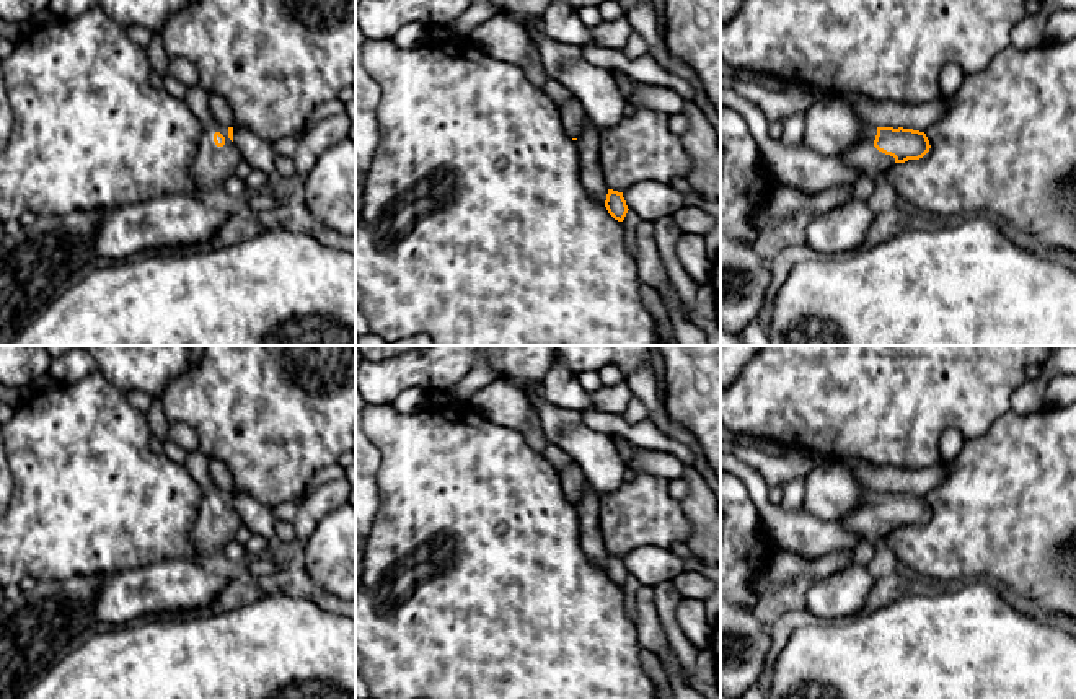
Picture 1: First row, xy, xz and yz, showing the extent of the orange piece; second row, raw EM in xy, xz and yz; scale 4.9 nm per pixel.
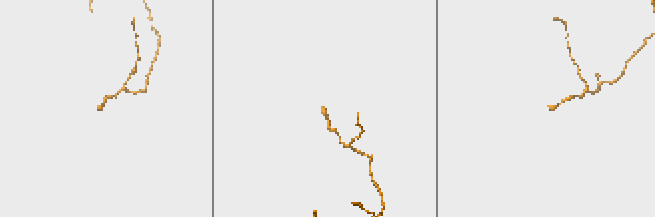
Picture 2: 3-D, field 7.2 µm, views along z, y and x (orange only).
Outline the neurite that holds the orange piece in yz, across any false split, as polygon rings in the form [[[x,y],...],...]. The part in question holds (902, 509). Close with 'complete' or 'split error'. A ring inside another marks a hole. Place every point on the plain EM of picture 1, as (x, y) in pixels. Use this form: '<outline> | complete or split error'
[[[866,489],[861,503],[838,523],[858,533],[862,543],[882,544],[895,528],[919,525],[929,513],[924,497]]] | split error

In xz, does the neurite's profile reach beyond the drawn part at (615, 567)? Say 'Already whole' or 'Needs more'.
Already whole

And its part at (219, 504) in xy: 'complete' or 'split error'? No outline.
split error

